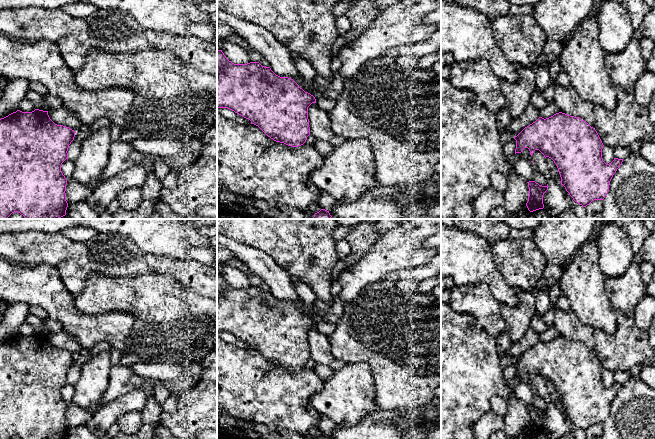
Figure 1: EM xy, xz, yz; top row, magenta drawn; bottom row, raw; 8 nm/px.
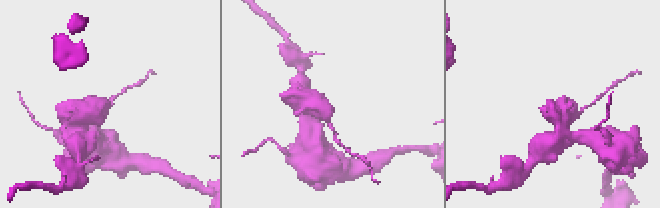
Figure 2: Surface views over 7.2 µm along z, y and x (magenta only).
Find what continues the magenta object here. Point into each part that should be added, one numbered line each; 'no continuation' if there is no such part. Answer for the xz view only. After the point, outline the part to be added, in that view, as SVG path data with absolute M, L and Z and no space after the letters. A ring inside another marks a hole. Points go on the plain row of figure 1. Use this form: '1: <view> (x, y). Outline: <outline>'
no continuation

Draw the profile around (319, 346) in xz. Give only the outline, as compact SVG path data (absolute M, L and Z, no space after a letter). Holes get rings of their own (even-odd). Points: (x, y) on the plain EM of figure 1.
M312 327L308 331L308 343L310 358L312 358L315 363L327 366L333 371L347 364L333 356L328 336L320 333L316 327Z

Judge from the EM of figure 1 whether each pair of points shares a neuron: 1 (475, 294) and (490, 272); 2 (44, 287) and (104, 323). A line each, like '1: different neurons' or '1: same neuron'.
1: different neurons
2: same neuron

